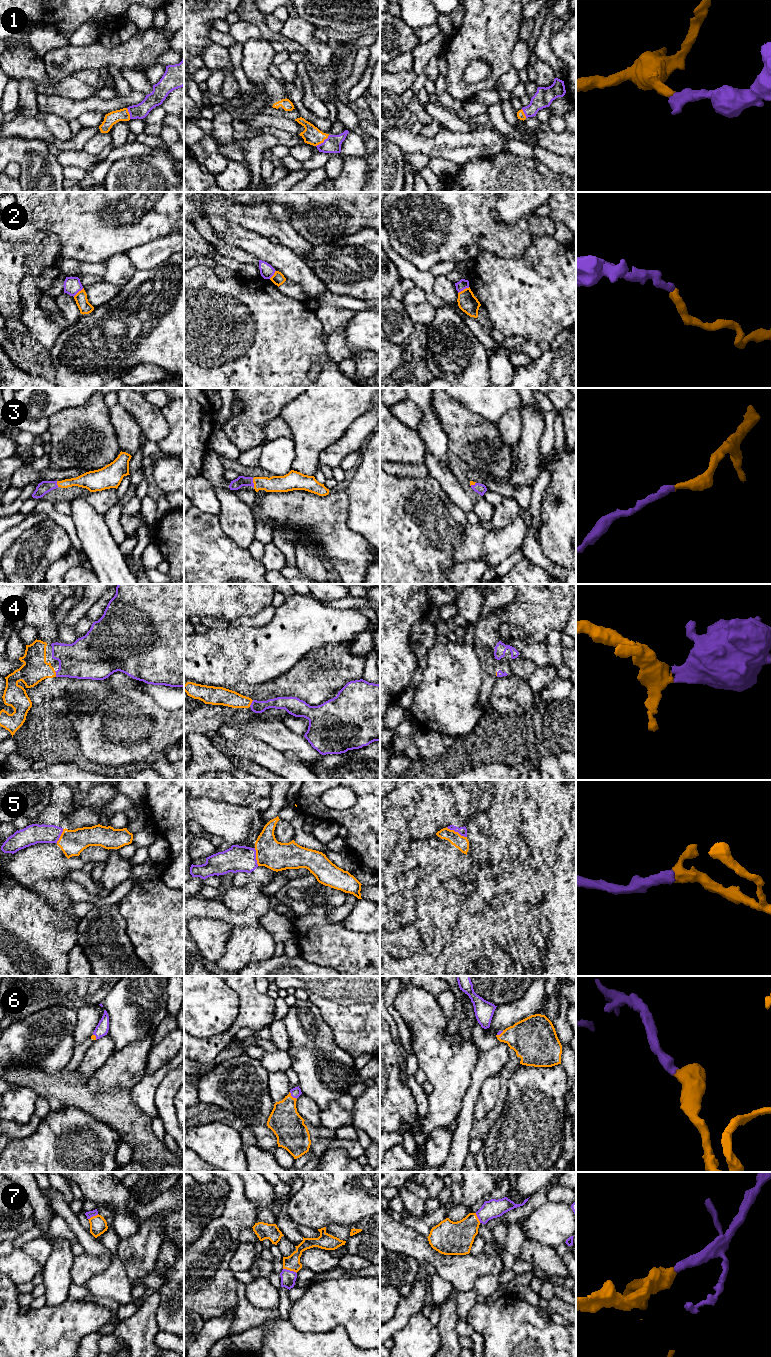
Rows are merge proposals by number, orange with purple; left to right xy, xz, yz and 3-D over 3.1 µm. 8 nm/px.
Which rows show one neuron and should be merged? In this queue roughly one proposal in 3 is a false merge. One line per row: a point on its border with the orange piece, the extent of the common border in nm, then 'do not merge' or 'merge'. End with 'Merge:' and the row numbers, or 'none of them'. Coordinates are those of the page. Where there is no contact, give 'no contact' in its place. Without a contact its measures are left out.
1: xz (322, 142) | 140 nm | merge
2: yz (463, 290) | 110 nm | do not merge
3: xz (253, 482) | 80 nm | merge
4: xz (251, 702) | 70 nm | merge
5: yz (456, 832) | 190 nm | merge
6: xz (291, 1096) | 90 nm | merge
7: xz (290, 1270) | 120 nm | merge
Merge: 1, 3, 4, 5, 6, 7

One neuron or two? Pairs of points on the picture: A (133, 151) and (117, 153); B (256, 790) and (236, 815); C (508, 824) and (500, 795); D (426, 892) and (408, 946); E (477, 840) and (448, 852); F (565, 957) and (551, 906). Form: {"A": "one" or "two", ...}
{"A": "one", "B": "two", "C": "one", "D": "two", "E": "two", "F": "one"}

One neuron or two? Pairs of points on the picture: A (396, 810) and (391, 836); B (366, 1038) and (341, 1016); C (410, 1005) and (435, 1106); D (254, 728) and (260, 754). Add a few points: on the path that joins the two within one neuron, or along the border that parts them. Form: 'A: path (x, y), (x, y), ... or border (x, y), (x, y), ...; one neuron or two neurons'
A: path (391, 816), (391, 830); one neuron
B: path (360, 1032), (347, 1022); one neuron
C: path (428, 1030), (430, 1044), (439, 1055), (439, 1081); one neuron
D: border (243, 731), (256, 736), (276, 749); two neurons

